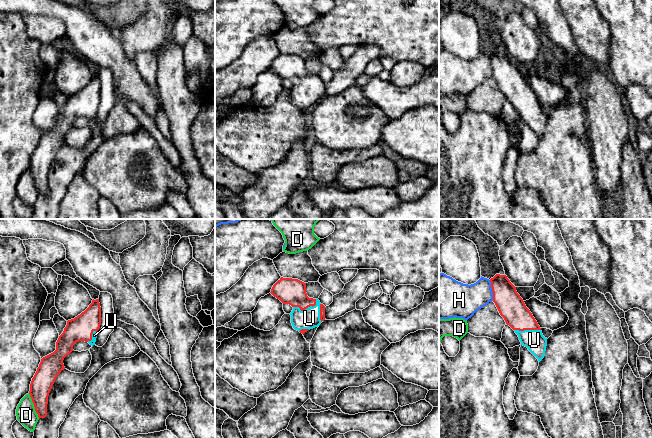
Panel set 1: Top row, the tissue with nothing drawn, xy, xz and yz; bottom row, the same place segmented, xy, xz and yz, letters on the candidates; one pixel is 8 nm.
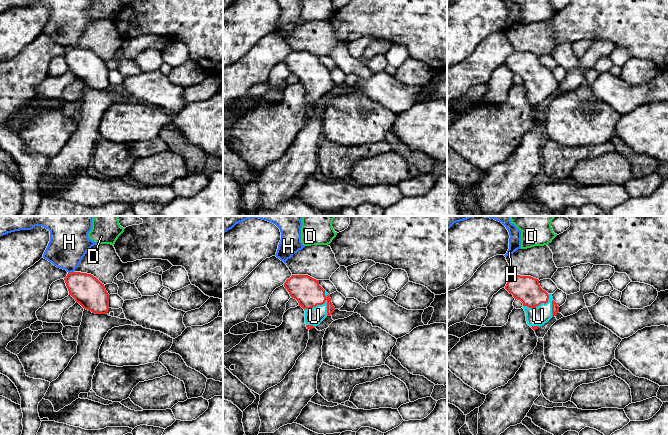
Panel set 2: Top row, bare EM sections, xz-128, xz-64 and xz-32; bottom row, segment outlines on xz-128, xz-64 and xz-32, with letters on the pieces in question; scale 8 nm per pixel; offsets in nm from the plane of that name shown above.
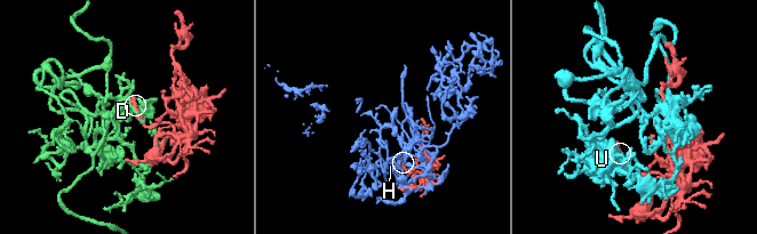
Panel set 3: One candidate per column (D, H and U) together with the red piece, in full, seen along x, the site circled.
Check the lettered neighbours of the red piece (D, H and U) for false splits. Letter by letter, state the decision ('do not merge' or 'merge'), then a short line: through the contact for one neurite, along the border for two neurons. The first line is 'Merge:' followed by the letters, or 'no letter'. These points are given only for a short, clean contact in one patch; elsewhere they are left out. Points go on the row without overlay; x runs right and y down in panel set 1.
Merge: U
D: do not merge
H: do not merge
U: merge

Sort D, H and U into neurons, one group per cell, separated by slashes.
D / H / U

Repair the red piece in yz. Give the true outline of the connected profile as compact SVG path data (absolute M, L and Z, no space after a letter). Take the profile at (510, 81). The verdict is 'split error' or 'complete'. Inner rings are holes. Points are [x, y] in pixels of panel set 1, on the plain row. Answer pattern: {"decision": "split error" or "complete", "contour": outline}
{"decision": "split error", "contour": "M496 50L490 58L493 78L500 91L518 111L521 121L527 123L540 138L545 132L547 114L543 112L540 102L517 69L516 63L506 51Z"}

